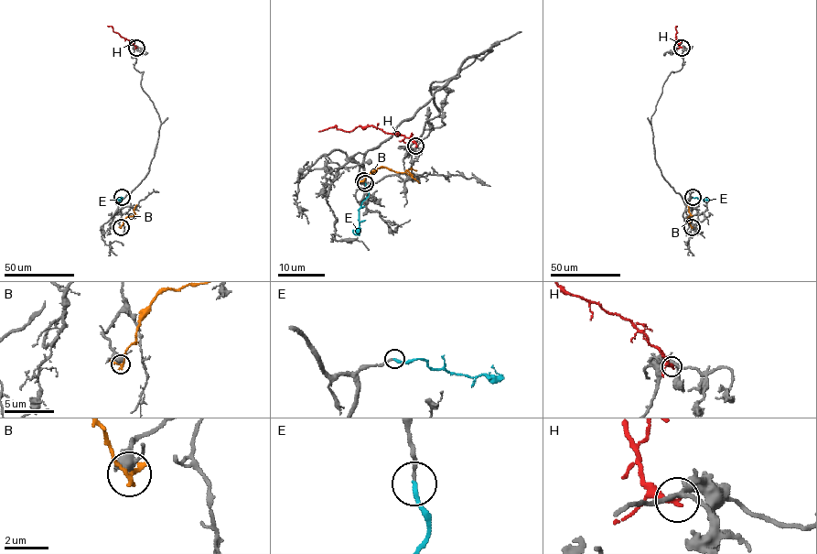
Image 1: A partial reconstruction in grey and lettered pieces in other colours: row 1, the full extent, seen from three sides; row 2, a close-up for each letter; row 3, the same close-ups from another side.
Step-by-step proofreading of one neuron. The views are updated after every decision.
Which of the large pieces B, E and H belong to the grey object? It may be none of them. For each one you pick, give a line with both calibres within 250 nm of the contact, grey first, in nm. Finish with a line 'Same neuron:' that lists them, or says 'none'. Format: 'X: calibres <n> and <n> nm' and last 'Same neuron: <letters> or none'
E: calibres 140 and 200 nm
Same neuron: E

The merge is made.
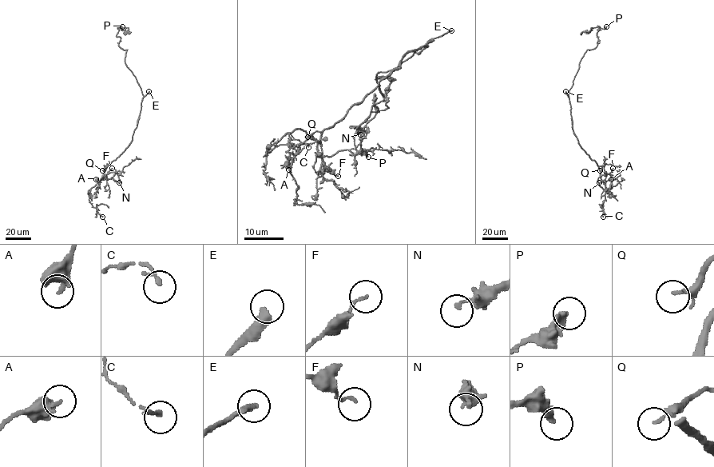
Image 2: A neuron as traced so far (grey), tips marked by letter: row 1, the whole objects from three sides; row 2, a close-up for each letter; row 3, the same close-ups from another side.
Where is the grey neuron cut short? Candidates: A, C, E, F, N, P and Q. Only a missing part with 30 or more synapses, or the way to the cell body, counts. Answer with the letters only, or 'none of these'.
E

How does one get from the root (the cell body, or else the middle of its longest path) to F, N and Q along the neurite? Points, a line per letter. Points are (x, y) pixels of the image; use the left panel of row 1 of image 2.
F: (140, 115), (132, 141), (106, 166), (103, 176), (112, 168)
N: (140, 115), (132, 141), (106, 166), (104, 173), (103, 176), (117, 172), (119, 182)
Q: (140, 115), (131, 143), (102, 170)

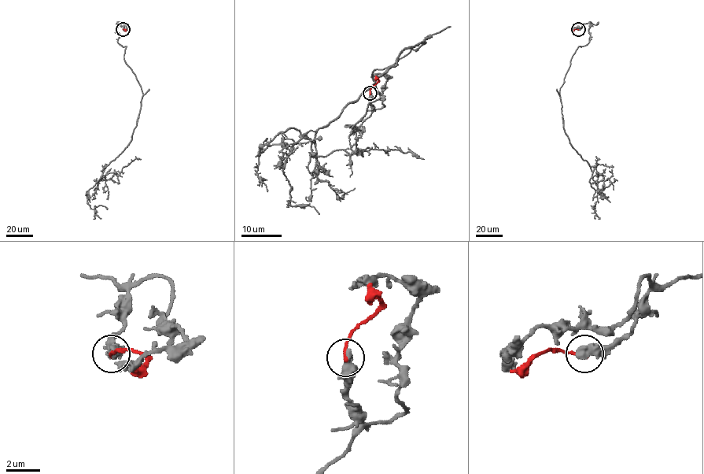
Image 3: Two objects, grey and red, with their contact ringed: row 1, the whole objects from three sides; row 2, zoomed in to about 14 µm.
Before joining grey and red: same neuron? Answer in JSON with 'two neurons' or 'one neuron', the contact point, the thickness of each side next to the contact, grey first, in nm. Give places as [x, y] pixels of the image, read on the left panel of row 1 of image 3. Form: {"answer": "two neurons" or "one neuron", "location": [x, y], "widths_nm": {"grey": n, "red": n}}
{"answer": "two neurons", "location": [123, 29], "widths_nm": {"grey": 600, "red": 190}}

